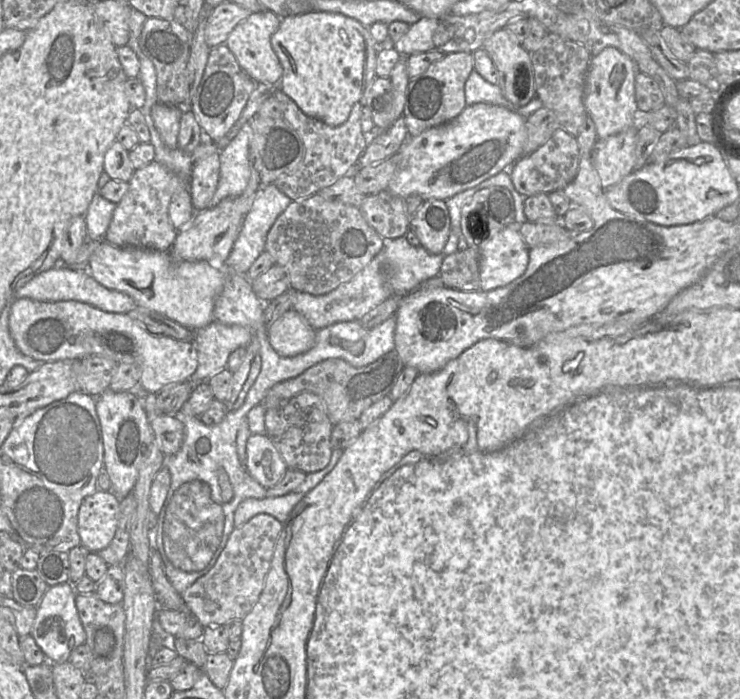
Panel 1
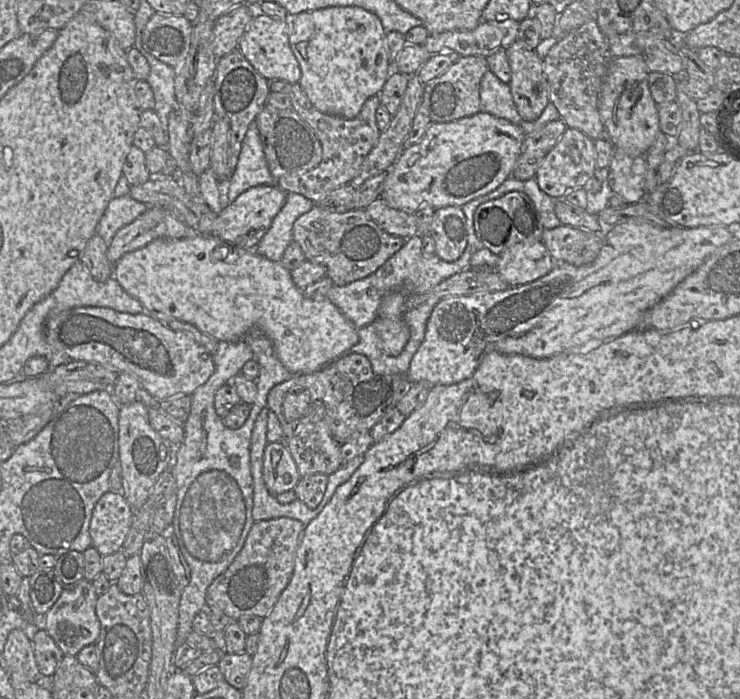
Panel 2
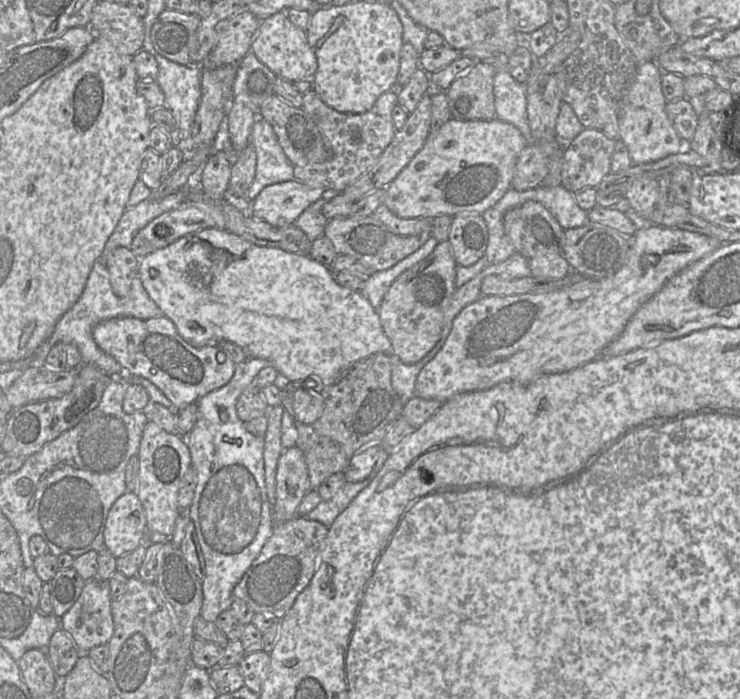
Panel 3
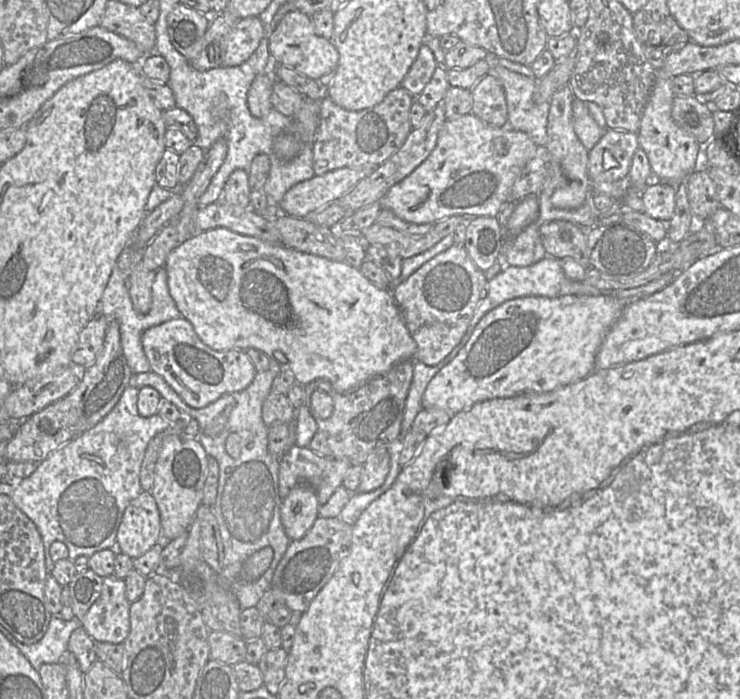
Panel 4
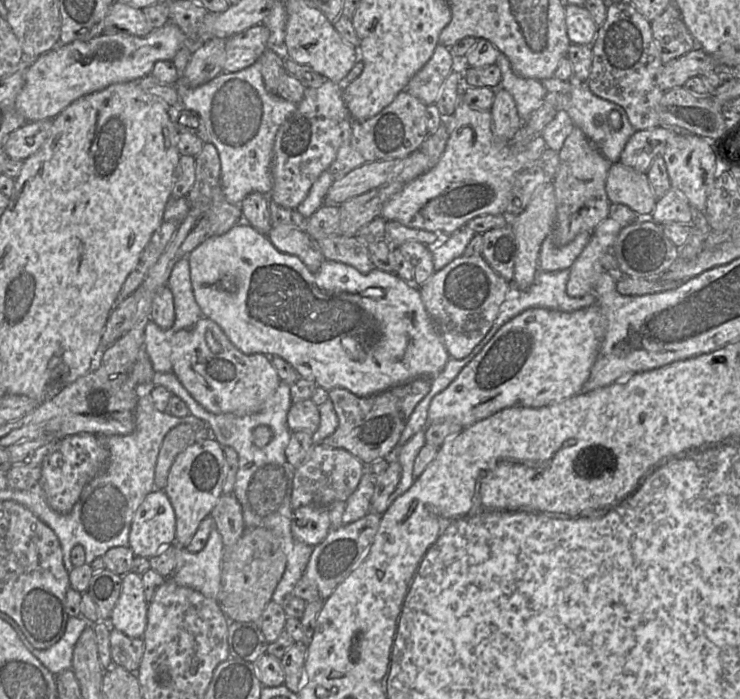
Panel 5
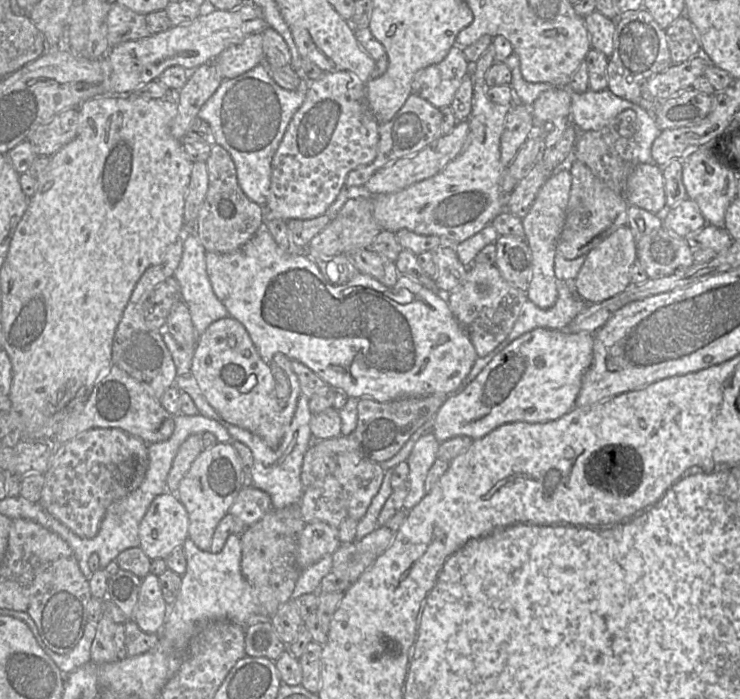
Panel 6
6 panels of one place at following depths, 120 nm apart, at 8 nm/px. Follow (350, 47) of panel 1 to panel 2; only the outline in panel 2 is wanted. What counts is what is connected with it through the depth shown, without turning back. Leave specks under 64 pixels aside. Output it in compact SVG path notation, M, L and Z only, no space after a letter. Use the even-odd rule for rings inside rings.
M355 6L304 11L286 18L289 43L300 69L298 84L321 112L355 118L364 102L381 91L391 73L386 31L373 13Z

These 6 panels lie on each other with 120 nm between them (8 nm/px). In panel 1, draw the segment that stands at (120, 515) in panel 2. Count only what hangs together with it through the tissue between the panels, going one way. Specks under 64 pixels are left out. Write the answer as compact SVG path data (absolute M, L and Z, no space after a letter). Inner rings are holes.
M97 491L86 497L78 512L81 546L98 553L112 541L118 526L120 499L113 492Z

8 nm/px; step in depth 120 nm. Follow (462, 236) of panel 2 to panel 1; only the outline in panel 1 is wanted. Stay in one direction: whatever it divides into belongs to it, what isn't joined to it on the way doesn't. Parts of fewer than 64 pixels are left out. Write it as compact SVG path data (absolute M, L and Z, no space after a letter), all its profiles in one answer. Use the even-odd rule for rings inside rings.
M424 199L410 219L410 232L433 254L444 255L452 230L449 211L443 200Z

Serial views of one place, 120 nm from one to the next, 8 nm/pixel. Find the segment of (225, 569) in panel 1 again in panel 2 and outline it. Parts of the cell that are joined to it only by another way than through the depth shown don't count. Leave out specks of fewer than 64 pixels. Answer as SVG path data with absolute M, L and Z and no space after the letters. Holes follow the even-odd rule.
M290 518L255 522L239 554L206 591L206 607L212 615L223 614L236 621L243 616L265 618L292 577L305 527Z

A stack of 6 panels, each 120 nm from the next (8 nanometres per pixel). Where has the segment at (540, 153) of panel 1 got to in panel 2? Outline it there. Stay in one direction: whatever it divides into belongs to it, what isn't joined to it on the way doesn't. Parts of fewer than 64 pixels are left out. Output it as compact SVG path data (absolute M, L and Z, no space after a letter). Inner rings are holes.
M566 128L559 141L540 164L534 179L547 195L562 199L568 192L588 185L597 169L596 159L594 140L575 128Z

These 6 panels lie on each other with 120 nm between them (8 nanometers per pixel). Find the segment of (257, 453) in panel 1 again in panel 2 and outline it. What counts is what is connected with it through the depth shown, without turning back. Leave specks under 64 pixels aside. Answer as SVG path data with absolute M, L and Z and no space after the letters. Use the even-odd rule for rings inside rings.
M268 442L263 455L263 479L269 492L275 496L291 491L300 478L287 446L283 442Z

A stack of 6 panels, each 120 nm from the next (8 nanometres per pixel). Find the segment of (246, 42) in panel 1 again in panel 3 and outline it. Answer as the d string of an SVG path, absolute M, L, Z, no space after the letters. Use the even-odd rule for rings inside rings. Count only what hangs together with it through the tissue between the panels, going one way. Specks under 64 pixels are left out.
M280 12L260 22L250 53L253 53L277 77L291 82L312 81L318 66L314 50L307 41L306 30L295 26Z

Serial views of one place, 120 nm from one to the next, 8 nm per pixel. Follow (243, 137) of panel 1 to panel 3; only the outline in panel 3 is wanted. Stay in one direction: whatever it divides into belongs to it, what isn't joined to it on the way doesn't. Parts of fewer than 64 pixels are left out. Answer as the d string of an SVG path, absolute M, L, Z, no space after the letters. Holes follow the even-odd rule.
M260 114L253 125L250 139L252 139L252 145L254 146L257 154L256 173L251 186L243 197L253 200L265 187L293 180L294 165L285 155L272 126L263 117L261 117Z

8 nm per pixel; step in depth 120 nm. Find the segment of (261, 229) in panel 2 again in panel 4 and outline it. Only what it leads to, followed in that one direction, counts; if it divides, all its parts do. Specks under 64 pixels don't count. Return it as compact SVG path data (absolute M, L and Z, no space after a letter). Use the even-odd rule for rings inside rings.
M340 168L292 186L279 202L281 213L305 218L314 210L336 202L375 168Z

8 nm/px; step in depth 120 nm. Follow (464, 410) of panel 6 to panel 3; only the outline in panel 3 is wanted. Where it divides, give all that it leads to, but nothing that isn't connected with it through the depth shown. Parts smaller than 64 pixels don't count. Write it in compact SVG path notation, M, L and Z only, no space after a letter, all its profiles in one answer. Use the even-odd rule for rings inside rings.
M646 225L637 229L632 237L631 247L624 257L623 262L612 274L605 278L592 279L585 277L583 280L570 287L545 293L481 296L476 301L466 305L452 320L450 332L444 340L441 349L423 366L417 376L415 395L426 399L435 399L443 403L461 393L486 390L503 382L531 383L543 375L567 372L590 362L597 358L601 351L618 336L635 310L649 300L668 279L684 267L710 254L719 245L720 243L716 239L704 234L657 225Z

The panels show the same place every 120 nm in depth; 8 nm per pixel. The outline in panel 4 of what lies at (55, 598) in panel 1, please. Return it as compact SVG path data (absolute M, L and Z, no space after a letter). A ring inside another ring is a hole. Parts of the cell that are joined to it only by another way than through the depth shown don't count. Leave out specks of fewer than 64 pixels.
M106 576L99 598L80 619L81 627L96 643L123 643L130 632L130 605L124 579Z

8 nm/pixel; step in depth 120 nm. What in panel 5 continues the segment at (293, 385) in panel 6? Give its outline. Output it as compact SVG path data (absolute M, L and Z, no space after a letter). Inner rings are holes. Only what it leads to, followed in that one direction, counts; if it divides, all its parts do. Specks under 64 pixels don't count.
M202 317L196 324L191 327L176 331L171 333L170 344L171 344L171 362L172 362L172 373L174 373L187 391L193 396L193 398L207 411L214 414L234 414L237 416L245 416L257 413L261 411L265 402L268 398L275 392L279 387L281 380L277 374L276 369L272 365L270 358L266 354L245 354L236 347L227 348L224 350L221 346L214 340L214 337L210 331L212 327L220 327L216 322L209 318Z

